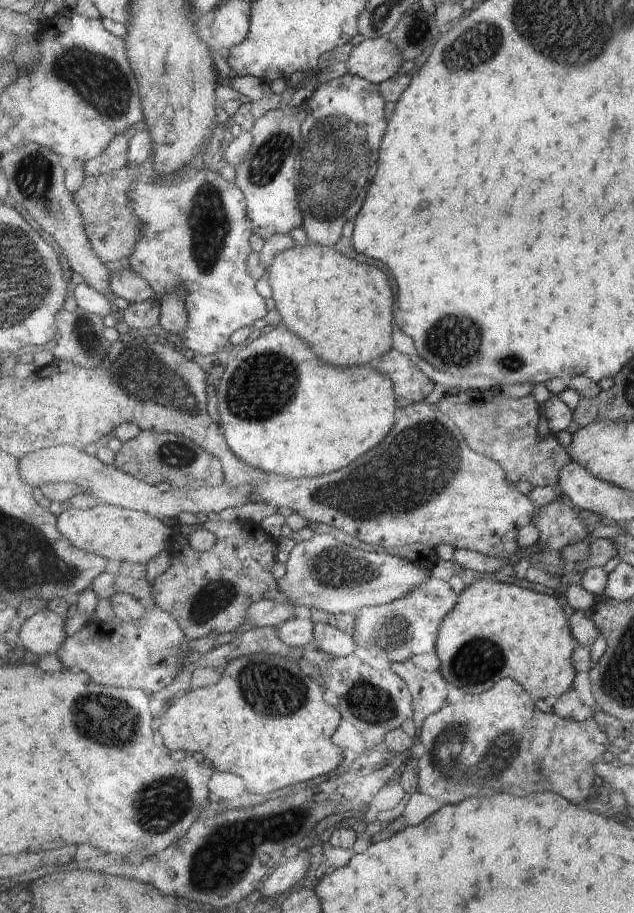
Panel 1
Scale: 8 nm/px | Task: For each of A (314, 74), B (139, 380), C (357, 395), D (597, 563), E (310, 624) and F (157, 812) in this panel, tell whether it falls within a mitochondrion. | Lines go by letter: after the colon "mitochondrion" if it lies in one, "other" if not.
A: other
B: mitochondrion
C: other
D: other
E: other
F: mitochondrion

